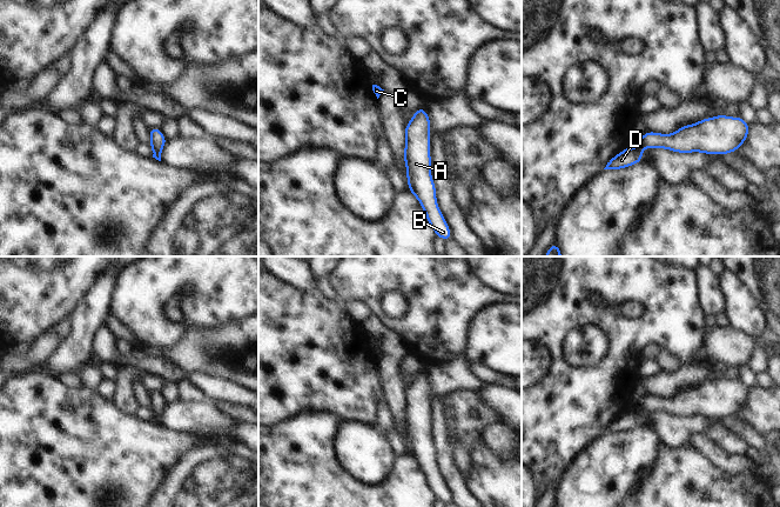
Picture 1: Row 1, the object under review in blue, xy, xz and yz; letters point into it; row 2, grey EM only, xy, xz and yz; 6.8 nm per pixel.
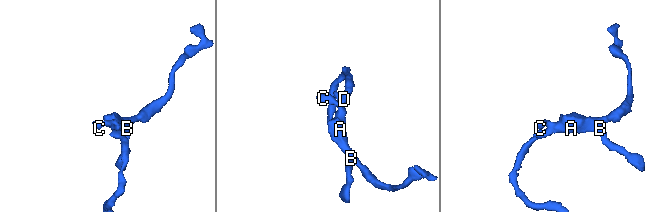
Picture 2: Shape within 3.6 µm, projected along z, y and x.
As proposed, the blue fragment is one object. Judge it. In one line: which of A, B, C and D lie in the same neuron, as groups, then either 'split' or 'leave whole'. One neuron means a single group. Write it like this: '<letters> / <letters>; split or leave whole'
A B C D; leave whole

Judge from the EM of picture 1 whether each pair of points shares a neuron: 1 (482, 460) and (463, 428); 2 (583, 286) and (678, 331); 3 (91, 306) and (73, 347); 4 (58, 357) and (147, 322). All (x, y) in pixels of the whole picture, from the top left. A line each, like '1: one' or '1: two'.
1: two
2: one
3: one
4: two

